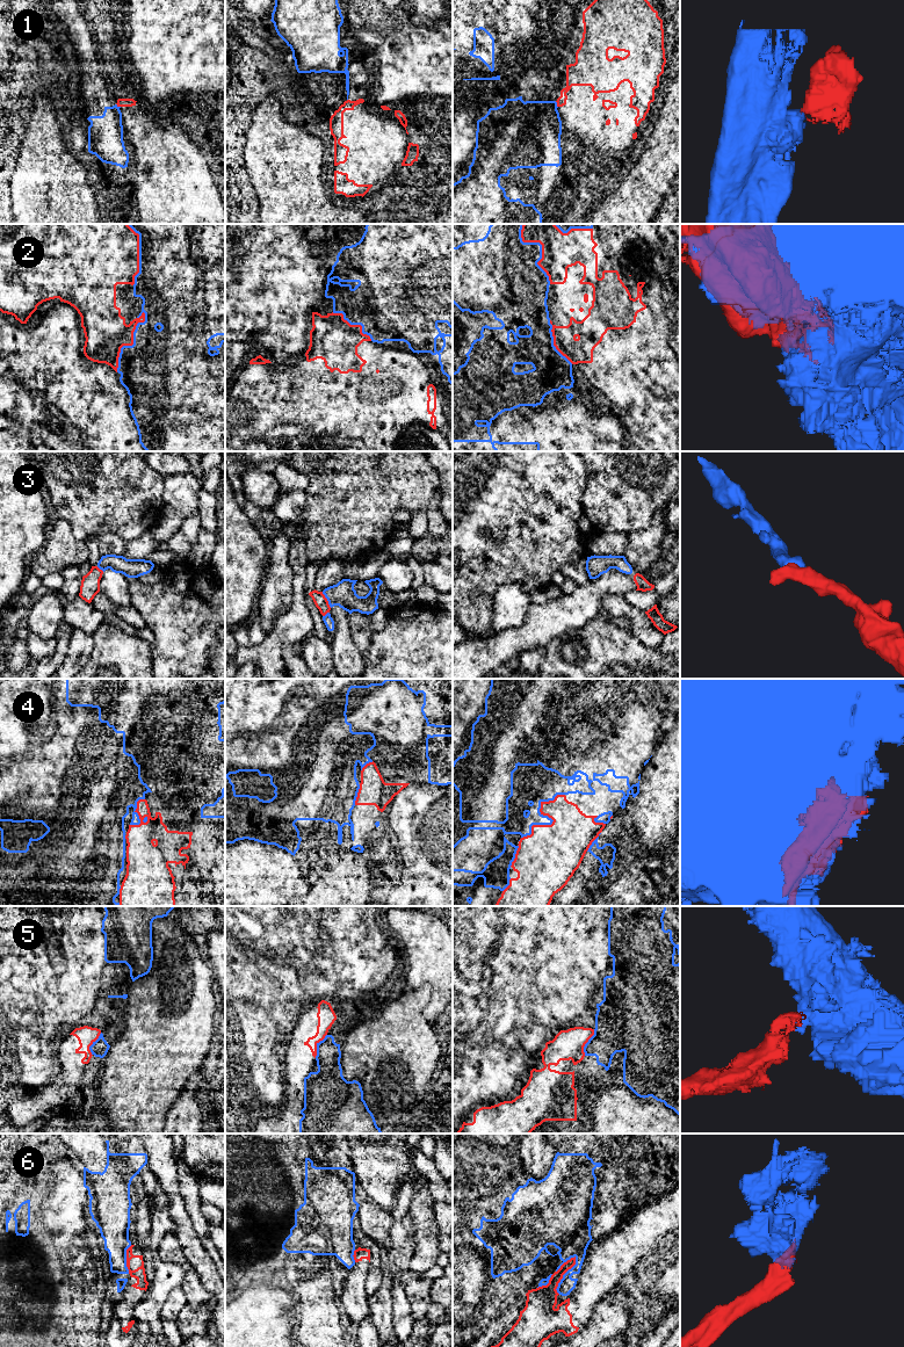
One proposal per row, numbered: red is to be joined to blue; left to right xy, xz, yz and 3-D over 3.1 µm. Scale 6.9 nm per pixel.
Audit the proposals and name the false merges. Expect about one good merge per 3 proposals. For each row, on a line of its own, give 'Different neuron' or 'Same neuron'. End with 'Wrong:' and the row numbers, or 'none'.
1: Different neuron
2: Different neuron
3: Same neuron
4: Different neuron
5: Different neuron
6: Different neuron
Wrong: 1, 2, 4, 5, 6

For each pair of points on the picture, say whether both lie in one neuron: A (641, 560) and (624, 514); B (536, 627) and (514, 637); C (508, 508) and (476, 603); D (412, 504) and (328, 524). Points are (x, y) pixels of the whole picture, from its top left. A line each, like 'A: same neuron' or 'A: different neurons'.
A: different neurons
B: same neuron
C: same neuron
D: same neuron

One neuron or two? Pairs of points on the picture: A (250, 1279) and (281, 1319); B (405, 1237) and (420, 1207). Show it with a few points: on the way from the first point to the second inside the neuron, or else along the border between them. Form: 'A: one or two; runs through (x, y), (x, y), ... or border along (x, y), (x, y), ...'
A: two; border along (281, 1287), (255, 1282), (237, 1296)
B: two; border along (409, 1215), (412, 1219), (414, 1250)

